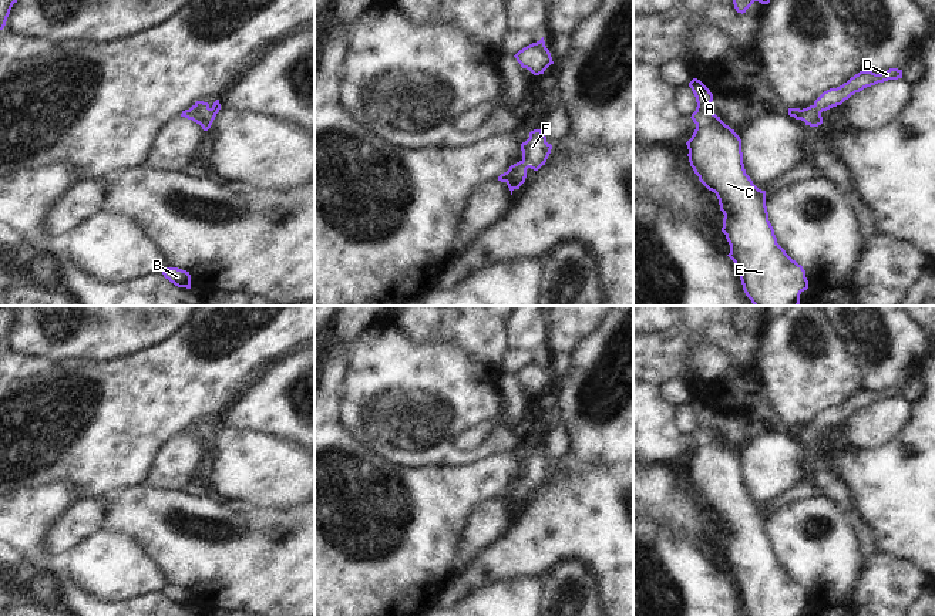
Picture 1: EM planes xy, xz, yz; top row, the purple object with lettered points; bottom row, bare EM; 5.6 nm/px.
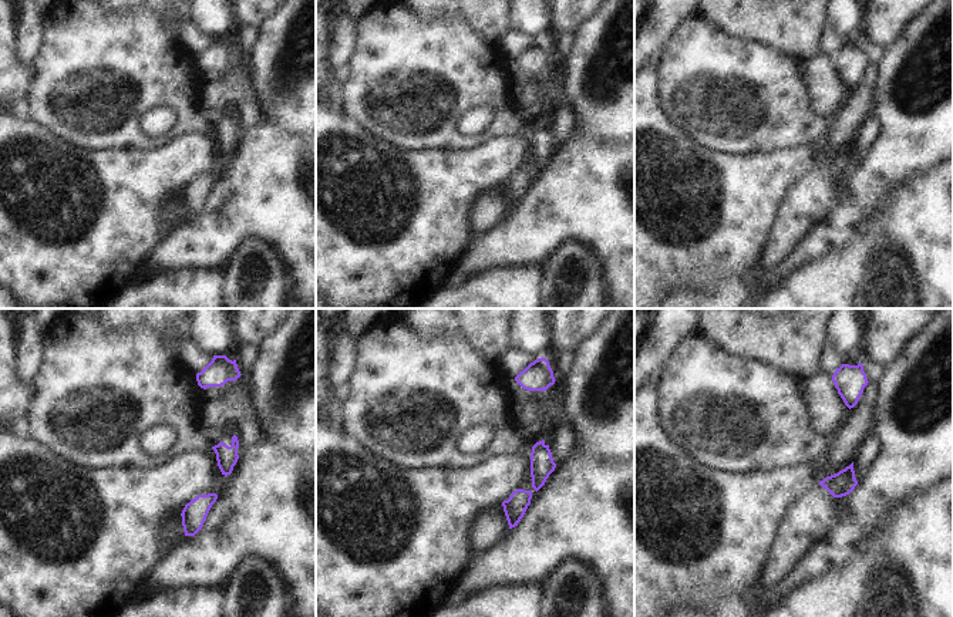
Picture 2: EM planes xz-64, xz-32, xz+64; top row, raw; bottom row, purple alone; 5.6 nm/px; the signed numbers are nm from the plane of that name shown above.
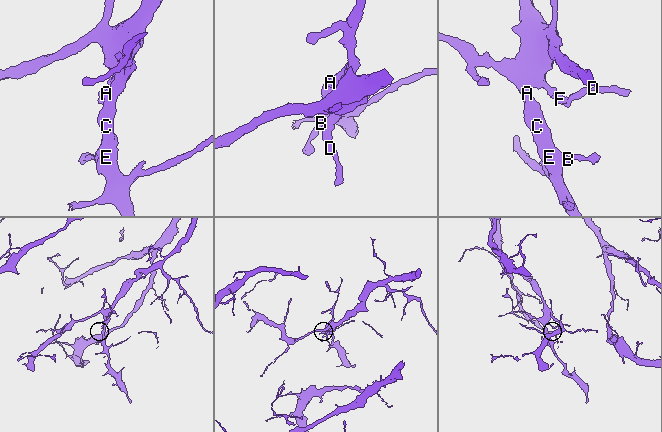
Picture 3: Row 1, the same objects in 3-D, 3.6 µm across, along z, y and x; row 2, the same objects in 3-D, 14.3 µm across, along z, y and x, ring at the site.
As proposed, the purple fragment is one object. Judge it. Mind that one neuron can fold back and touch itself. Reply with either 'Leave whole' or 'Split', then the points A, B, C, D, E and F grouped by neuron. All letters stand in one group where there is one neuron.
Leave whole. Groups: A B C D E F.

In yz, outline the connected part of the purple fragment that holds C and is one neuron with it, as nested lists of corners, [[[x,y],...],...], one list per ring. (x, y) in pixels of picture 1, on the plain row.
[[[693,397],[689,405],[697,421],[696,430],[690,435],[696,448],[686,461],[689,481],[699,499],[719,518],[720,529],[724,533],[722,551],[730,563],[727,575],[740,592],[746,615],[800,616],[808,607],[805,589],[777,562],[768,539],[766,509],[759,508],[746,492],[740,455],[710,428],[713,413],[700,398]]]

